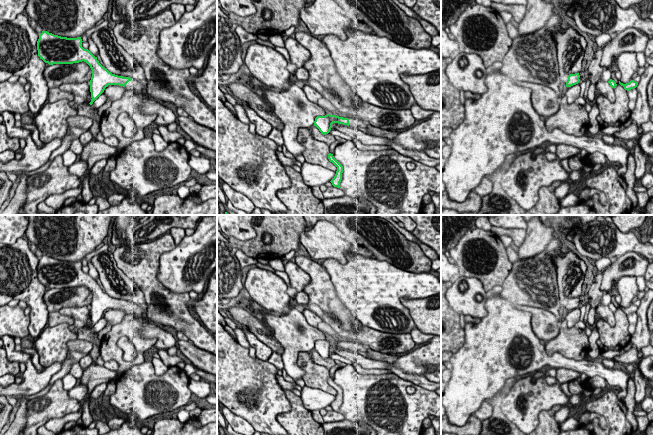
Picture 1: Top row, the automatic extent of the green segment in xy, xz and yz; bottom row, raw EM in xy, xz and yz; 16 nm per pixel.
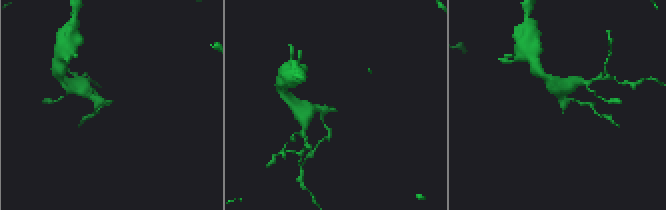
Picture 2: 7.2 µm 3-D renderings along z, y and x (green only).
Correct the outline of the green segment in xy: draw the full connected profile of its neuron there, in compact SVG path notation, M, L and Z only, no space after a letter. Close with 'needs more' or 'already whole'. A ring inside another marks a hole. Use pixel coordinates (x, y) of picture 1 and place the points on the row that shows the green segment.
M43 30L37 41L38 56L49 65L86 62L92 70L90 105L104 92L108 85L119 85L126 89L139 90L145 94L145 88L136 80L112 74L104 68L97 57L82 47L82 42L81 37L61 37Z; needs more

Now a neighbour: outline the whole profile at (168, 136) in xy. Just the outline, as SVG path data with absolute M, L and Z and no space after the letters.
M158 126L157 128L160 132L160 135L163 137L163 139L170 143L170 142L176 142L179 138L184 137L181 133L177 131L169 131L167 126Z

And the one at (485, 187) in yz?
M486 176L482 178L479 185L474 189L479 196L484 197L490 194L493 190L493 183Z

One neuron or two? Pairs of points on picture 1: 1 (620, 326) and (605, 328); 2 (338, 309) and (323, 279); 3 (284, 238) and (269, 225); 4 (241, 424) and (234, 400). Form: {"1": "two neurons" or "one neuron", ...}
{"1": "one neuron", "2": "one neuron", "3": "one neuron", "4": "two neurons"}

